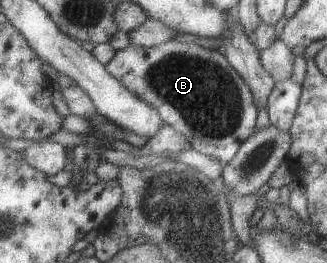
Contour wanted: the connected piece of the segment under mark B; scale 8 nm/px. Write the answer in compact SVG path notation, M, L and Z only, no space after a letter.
M166 41L158 46L139 47L128 45L114 53L107 69L125 89L159 113L163 124L188 141L194 151L226 164L240 149L240 145L255 129L258 108L244 79L228 64L221 50L206 49L194 43Z

